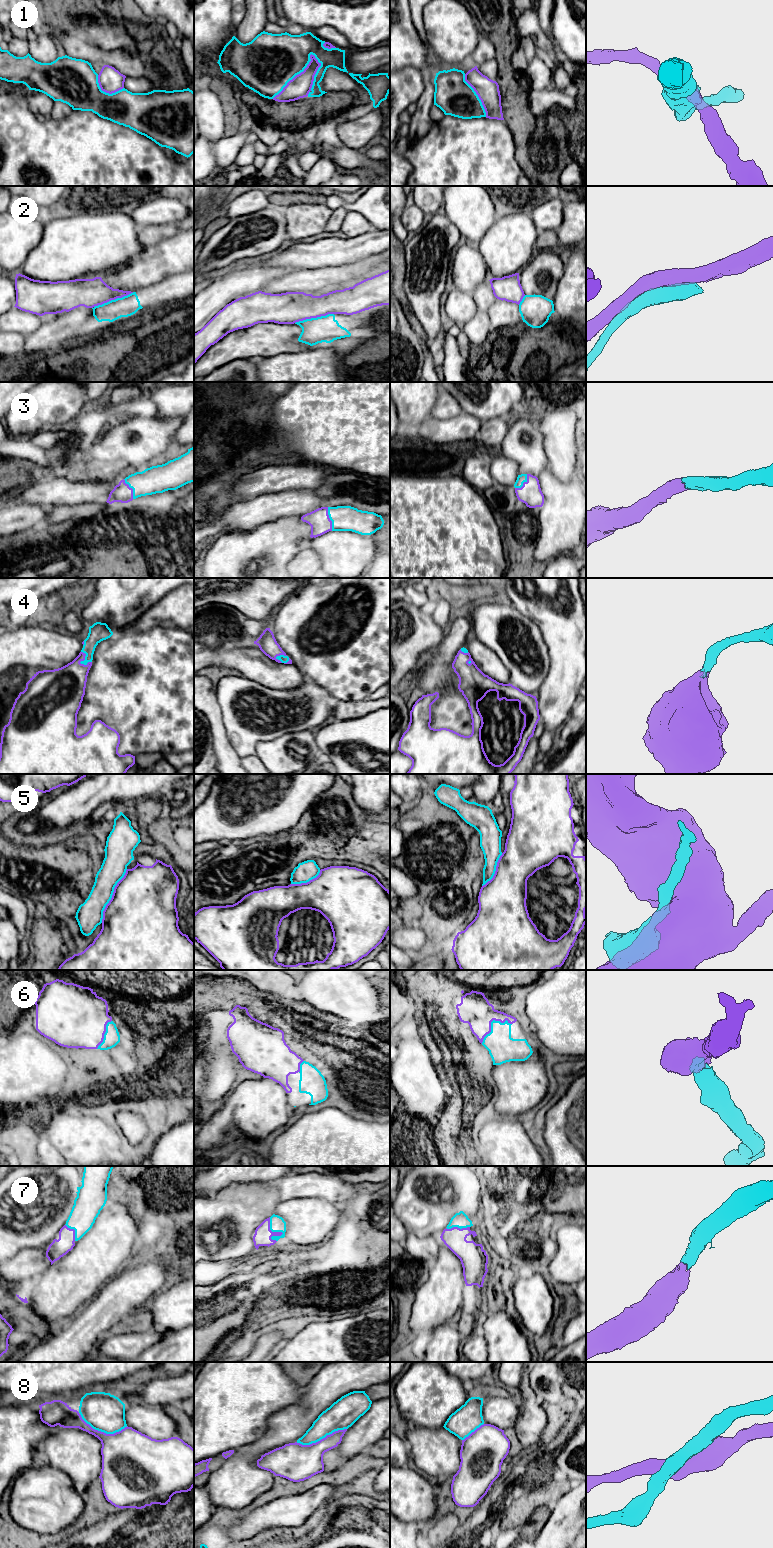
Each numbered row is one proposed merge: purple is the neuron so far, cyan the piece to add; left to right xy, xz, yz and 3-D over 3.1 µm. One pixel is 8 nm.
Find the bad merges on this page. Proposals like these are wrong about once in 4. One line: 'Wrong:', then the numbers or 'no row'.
Wrong: 1, 2, 5, 8

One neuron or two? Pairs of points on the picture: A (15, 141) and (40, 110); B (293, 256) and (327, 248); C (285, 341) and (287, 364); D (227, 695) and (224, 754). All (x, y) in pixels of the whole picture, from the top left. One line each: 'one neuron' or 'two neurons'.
A: two neurons
B: one neuron
C: two neurons
D: two neurons

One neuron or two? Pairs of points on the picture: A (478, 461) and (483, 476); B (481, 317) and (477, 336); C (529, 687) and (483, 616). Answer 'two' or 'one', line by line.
A: one
B: one
C: one

